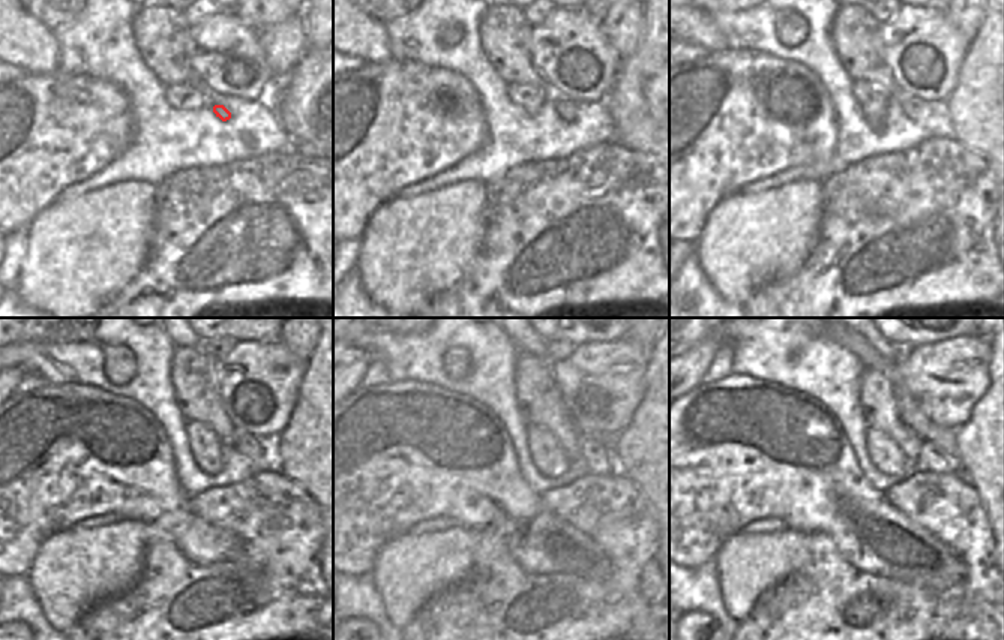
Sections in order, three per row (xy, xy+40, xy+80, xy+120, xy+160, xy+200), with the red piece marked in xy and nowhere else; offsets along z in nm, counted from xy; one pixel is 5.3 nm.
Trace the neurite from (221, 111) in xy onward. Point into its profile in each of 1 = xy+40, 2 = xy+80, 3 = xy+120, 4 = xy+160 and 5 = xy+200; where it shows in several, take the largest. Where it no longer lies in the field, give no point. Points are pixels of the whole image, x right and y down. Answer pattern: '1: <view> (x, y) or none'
1: xy+40 (566, 110)
2: xy+80 (916, 108)
3: xy+120 (248, 445)
4: xy+160 (598, 457)
5: xy+200 (932, 459)

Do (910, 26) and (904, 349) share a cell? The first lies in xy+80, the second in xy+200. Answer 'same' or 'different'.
different

